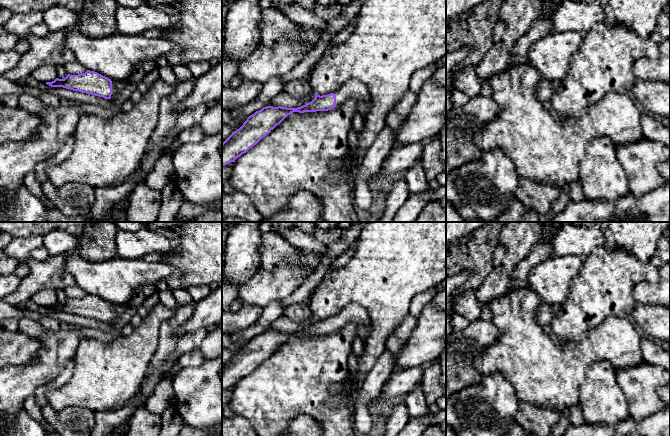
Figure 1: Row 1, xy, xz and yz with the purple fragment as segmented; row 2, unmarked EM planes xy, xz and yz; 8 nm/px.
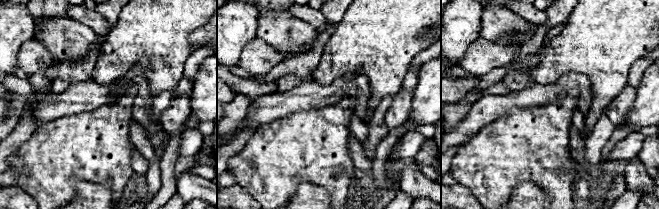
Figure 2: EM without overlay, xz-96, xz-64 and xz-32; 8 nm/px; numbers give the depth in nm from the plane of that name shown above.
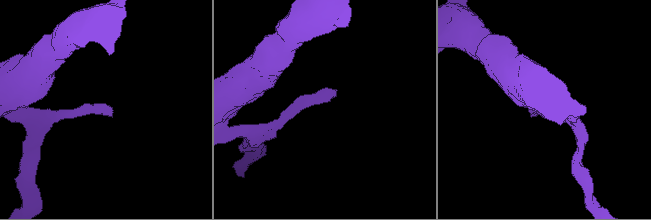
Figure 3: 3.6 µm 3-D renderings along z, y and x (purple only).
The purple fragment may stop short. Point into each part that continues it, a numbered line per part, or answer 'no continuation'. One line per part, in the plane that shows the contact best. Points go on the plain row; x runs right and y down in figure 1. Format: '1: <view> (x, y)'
1: xy (115, 314)

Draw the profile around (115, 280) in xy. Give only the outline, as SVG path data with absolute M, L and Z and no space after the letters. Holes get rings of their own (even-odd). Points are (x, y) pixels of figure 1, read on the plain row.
M74 252L67 254L66 270L87 294L123 307L130 302L138 287L166 281L178 271L164 262L146 262L142 258L124 259L120 256L94 262Z

